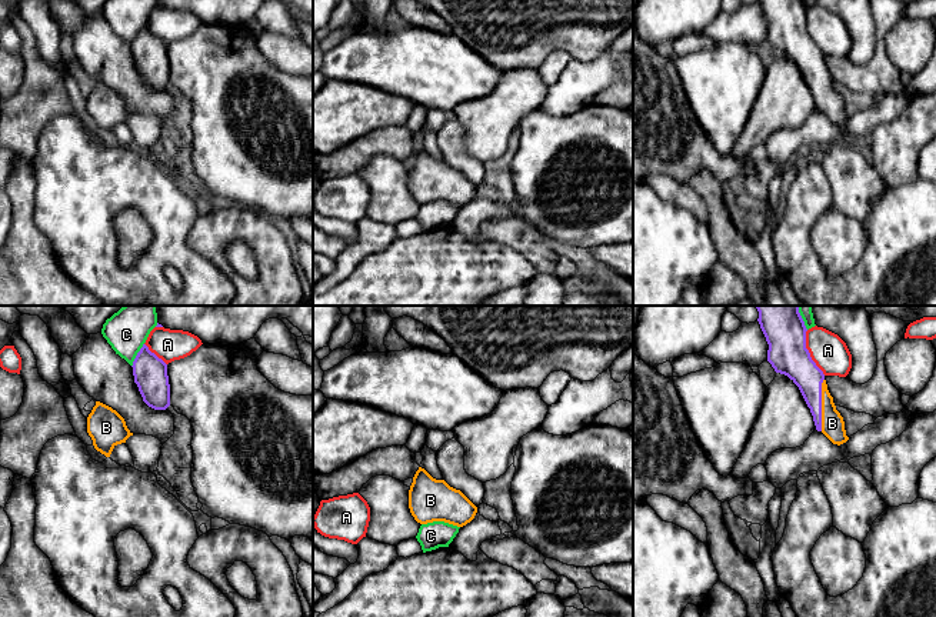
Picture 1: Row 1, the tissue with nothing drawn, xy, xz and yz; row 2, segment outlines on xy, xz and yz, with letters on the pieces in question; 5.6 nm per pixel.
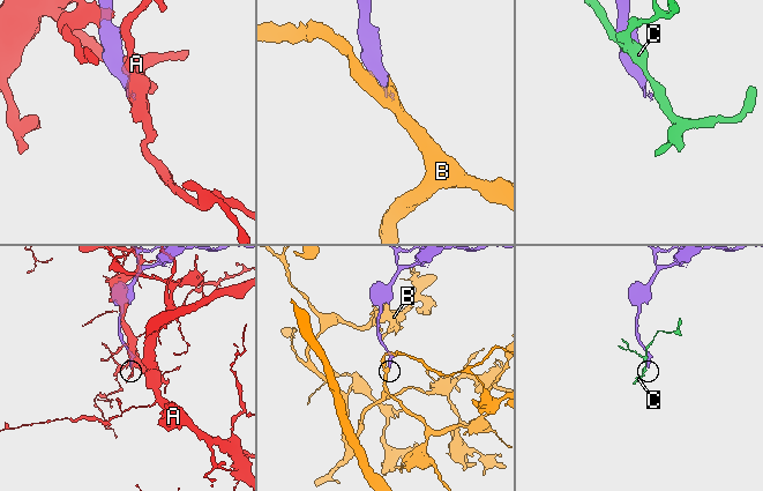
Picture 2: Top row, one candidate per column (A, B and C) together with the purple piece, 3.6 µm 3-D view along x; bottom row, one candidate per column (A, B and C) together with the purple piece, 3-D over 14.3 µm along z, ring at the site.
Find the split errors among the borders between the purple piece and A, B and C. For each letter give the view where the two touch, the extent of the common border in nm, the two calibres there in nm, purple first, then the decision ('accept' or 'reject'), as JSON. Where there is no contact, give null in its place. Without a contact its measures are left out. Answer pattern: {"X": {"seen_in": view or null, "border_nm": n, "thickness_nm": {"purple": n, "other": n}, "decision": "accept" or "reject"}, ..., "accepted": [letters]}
{"A": {"seen_in": "yz", "border_nm": 280, "thickness_nm": {"purple": 220, "other": 200}, "decision": "reject"}, "B": {"seen_in": "yz", "border_nm": 300, "thickness_nm": {"purple": 160, "other": 130}, "decision": "accept"}, "C": {"seen_in": "xy", "border_nm": 150, "thickness_nm": {"purple": 190, "other": 200}, "decision": "reject"}, "accepted": ["B"]}

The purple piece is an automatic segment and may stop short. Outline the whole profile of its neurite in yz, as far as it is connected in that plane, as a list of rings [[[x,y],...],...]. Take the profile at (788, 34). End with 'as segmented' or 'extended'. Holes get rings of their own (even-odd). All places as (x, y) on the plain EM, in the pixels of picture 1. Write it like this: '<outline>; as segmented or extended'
[[[757,0],[769,24],[767,41],[776,53],[787,56],[800,70],[817,111],[833,124],[849,120],[845,101],[827,70],[823,51],[806,29],[803,0]]]; extended

